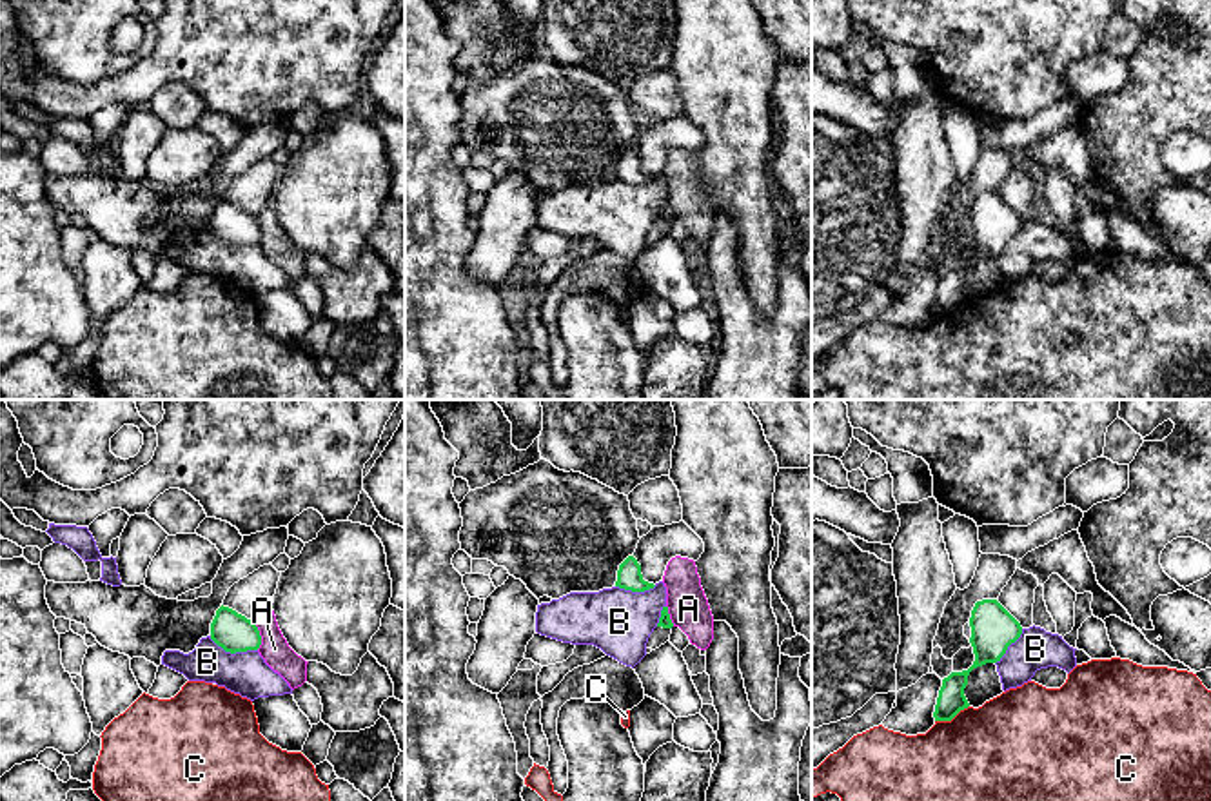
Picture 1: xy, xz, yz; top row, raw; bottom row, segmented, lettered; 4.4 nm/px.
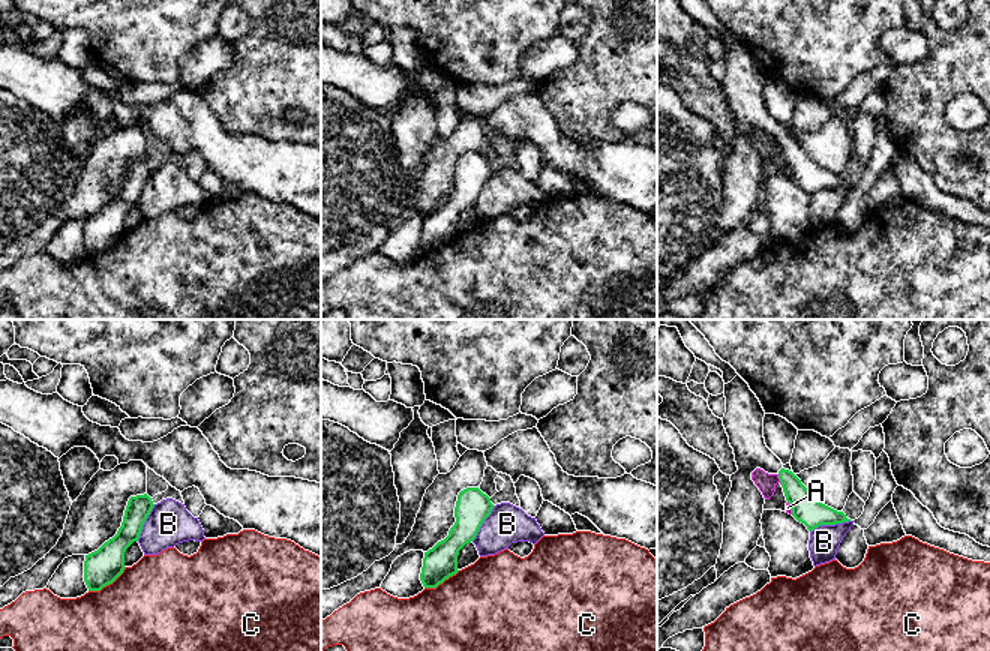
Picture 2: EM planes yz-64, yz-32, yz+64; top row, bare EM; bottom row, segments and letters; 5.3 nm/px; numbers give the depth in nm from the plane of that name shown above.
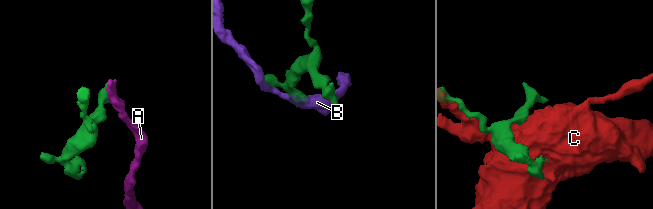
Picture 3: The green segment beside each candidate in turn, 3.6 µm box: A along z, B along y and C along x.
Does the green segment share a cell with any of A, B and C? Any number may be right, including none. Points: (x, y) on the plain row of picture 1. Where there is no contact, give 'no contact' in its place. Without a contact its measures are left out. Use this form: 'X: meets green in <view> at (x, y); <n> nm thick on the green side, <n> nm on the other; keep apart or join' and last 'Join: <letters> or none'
A: meets green in xy at (260, 229); 170 nm thick on the green side, 130 nm on the other; keep apart
B: meets green in xy at (233, 246); 170 nm thick on the green side, 190 nm on the other; keep apart
C: meets green in yz at (952, 311); 120 nm thick on the green side, 500 nm on the other; keep apart
Join: none

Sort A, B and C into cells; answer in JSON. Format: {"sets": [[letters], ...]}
{"sets": [["A"], ["B"], ["C"]]}

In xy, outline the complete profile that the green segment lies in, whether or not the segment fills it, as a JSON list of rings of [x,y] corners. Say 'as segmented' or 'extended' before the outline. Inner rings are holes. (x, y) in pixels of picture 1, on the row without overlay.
as segmented; [[[223,198],[211,216],[211,232],[231,247],[258,243],[261,238],[256,216]]]

